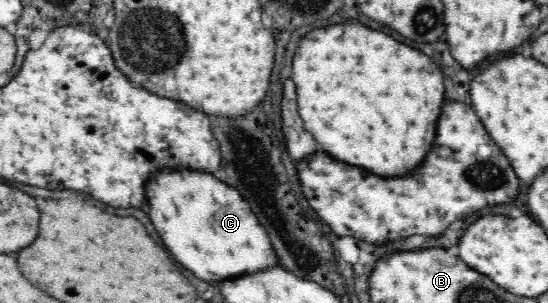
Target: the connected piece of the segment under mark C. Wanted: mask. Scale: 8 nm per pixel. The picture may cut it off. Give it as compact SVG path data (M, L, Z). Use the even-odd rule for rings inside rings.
M164 171L158 179L154 179L148 187L150 197L150 219L160 233L164 245L188 271L192 271L198 279L210 285L222 283L228 279L238 279L244 275L262 273L274 269L278 265L278 255L268 239L266 229L260 225L258 217L252 213L250 205L238 195L236 189L226 187L212 175L192 173L192 171Z

